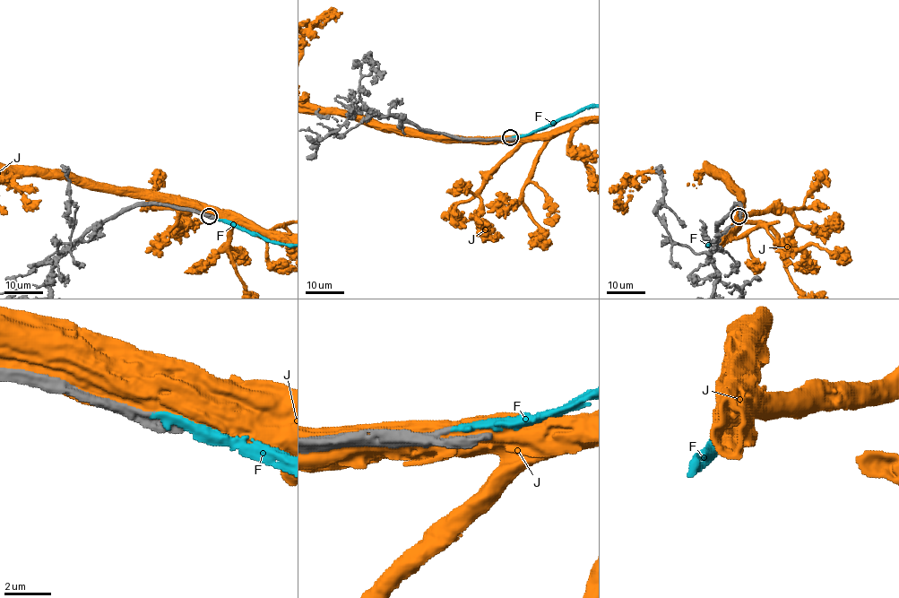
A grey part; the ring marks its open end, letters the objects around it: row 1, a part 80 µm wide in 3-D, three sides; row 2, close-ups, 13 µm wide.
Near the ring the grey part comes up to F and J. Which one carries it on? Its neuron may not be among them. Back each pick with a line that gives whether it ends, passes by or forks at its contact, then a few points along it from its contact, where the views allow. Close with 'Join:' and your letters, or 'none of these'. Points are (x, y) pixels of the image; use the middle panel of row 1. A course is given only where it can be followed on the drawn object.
F: It ends there
Join: F

